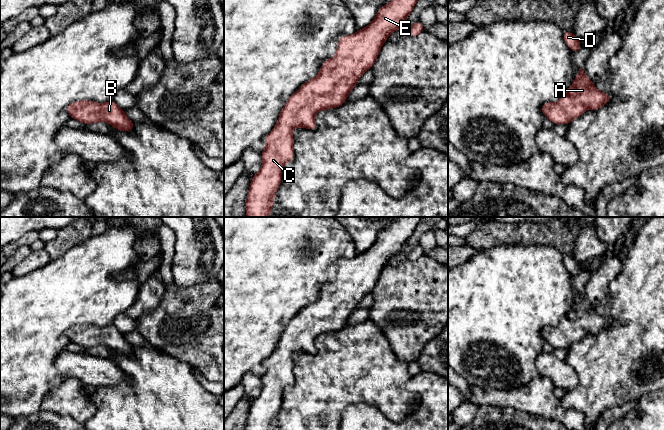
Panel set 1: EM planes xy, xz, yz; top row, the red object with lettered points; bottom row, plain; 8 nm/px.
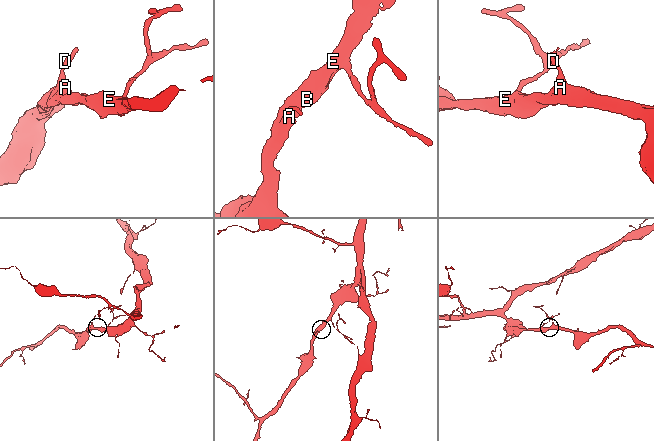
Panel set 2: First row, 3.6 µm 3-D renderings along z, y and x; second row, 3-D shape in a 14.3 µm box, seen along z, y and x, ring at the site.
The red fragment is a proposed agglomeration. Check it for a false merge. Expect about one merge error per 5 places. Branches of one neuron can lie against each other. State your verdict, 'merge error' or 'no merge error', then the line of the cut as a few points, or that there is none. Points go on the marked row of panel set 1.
no merge error | no cut

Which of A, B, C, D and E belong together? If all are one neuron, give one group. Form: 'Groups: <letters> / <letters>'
Groups: A B C D E

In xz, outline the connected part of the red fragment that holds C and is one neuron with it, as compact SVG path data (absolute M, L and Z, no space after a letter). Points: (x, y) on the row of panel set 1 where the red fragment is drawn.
M391 0L377 11L375 18L368 26L358 29L353 35L341 36L335 56L325 60L319 73L288 98L276 125L265 138L265 148L261 152L262 167L258 173L254 174L246 198L246 217L268 217L271 214L275 193L281 183L283 167L294 158L292 131L296 127L316 130L317 112L340 107L346 102L352 89L357 86L359 78L375 64L388 36L403 26L417 1Z

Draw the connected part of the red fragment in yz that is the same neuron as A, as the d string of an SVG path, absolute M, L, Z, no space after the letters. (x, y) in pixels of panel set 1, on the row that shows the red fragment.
M582 67L574 77L574 83L568 87L557 103L547 102L541 106L542 113L554 125L569 125L573 119L580 117L586 110L598 110L606 105L612 97L595 88Z

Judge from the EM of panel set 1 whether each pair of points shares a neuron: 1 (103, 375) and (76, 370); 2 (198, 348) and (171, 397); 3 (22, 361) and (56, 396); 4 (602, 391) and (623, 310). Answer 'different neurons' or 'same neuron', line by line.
1: same neuron
2: different neurons
3: different neurons
4: same neuron

